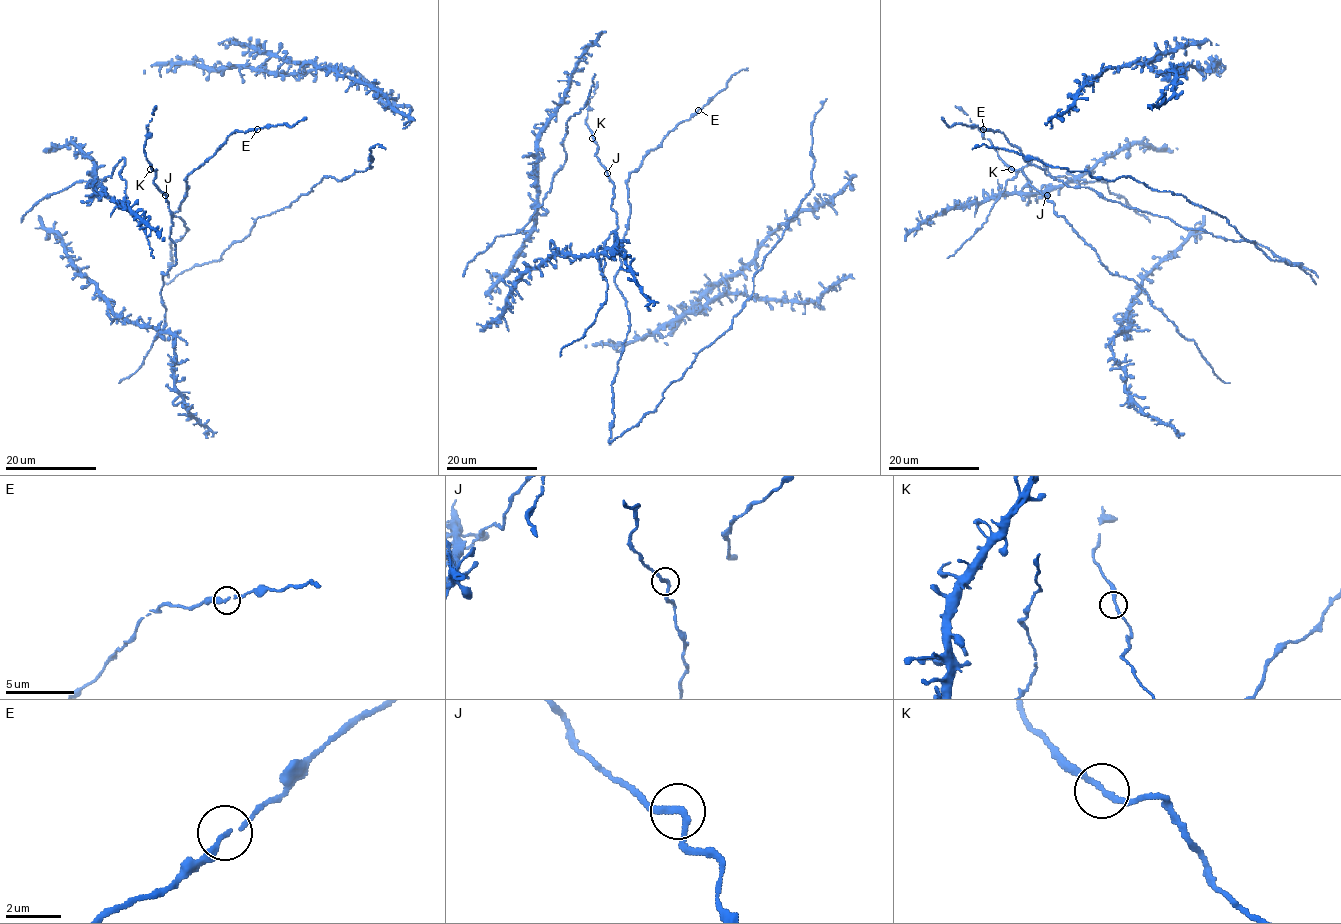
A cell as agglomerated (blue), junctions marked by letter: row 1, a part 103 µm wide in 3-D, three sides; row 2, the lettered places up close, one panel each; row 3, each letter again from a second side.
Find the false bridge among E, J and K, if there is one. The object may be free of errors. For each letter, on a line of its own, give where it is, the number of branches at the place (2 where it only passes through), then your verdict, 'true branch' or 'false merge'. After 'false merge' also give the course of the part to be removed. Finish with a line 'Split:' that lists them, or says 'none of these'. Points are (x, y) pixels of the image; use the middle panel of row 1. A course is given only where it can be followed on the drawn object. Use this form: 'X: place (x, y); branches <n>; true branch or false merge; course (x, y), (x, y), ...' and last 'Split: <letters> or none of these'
E: place (698, 110); branches 2; true branch
J: place (607, 173); branches 2; true branch
K: place (592, 138); branches 2; true branch
Split: none of these

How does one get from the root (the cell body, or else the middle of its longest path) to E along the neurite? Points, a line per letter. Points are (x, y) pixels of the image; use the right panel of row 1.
E: (1299, 266), (1258, 244), (1186, 229), (1087, 187), (1067, 187), (1032, 165), (1003, 133), (984, 130)

